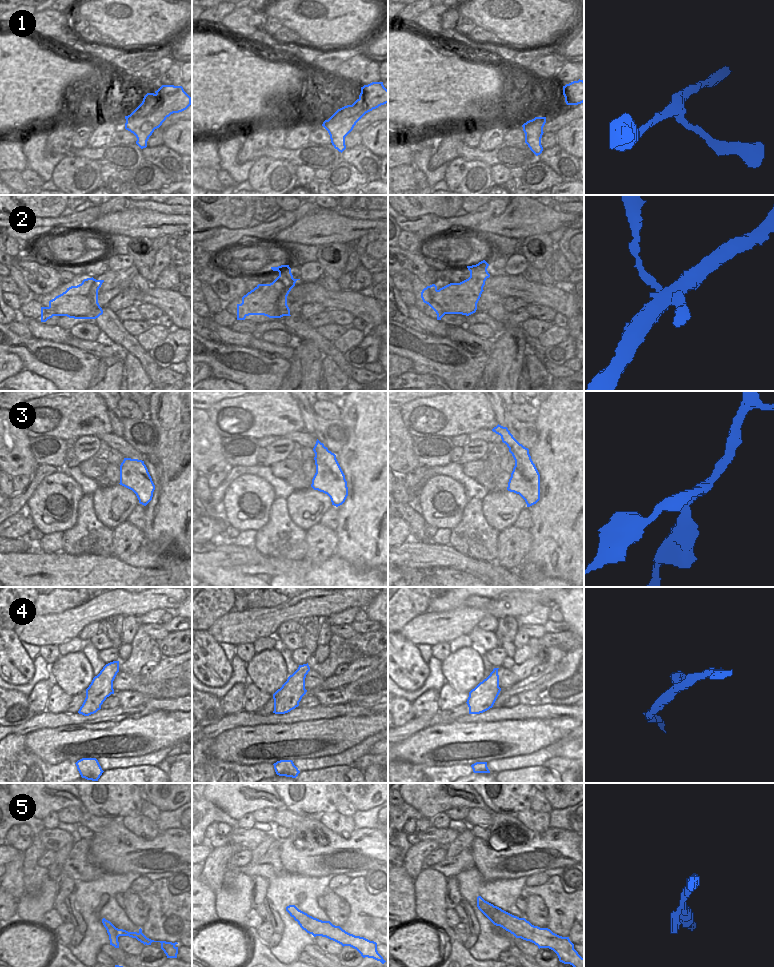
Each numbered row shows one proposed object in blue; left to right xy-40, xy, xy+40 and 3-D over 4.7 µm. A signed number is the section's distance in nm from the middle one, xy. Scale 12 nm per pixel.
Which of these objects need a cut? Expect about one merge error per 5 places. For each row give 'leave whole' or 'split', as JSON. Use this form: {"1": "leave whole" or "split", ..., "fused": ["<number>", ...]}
{"1": "leave whole", "2": "split", "3": "leave whole", "4": "leave whole", "5": "leave whole", "fused": ["2"]}

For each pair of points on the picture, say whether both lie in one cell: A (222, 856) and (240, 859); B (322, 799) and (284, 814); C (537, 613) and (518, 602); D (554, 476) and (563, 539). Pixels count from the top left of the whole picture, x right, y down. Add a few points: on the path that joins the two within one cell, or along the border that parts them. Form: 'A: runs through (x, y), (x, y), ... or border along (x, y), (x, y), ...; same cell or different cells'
A: border along (241, 848), (230, 857), (228, 862); different cells
B: border along (286, 808), (305, 818); different cells
C: border along (552, 607), (536, 606), (528, 613), (516, 618); different cells
D: runs through (563, 492), (563, 523); same cell

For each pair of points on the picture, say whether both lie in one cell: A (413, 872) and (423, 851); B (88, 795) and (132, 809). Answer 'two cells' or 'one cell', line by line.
A: one cell
B: one cell

